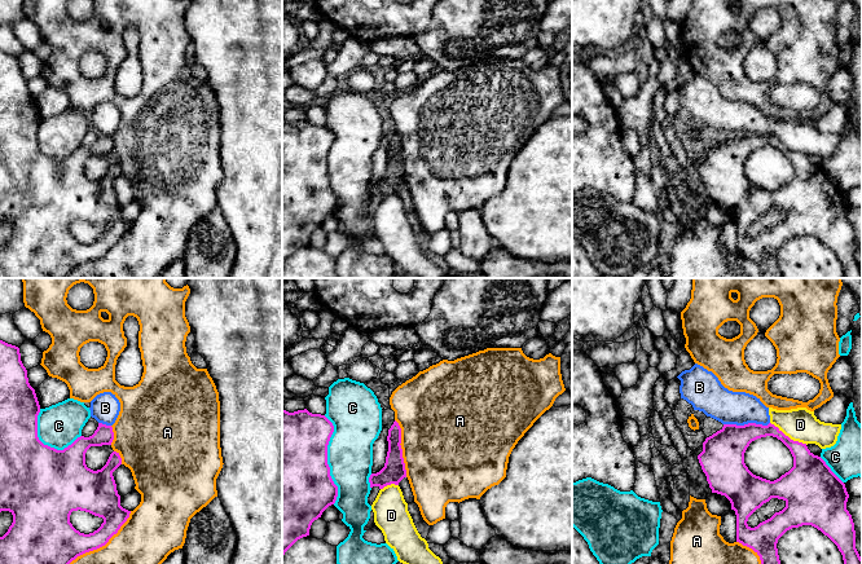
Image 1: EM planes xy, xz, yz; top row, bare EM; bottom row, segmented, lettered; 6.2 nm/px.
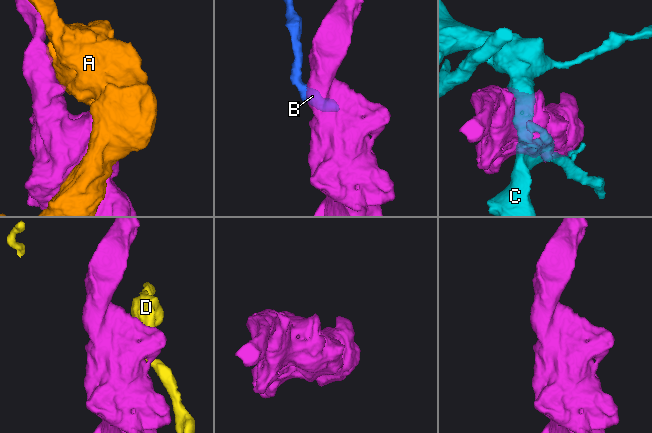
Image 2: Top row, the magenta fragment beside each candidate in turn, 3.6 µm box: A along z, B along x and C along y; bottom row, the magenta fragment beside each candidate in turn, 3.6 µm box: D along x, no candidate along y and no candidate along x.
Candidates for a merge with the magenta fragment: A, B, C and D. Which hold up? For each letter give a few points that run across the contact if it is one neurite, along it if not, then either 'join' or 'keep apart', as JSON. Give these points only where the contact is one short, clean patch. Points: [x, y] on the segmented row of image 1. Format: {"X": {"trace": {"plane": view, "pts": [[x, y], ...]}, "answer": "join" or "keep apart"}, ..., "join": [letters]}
{"A": {"answer": "keep apart"}, "B": {"trace": {"plane": "yz", "pts": [[769, 422], [766, 424], [724, 424]]}, "answer": "keep apart"}, "C": {"answer": "keep apart"}, "D": {"answer": "keep apart"}, "join": []}

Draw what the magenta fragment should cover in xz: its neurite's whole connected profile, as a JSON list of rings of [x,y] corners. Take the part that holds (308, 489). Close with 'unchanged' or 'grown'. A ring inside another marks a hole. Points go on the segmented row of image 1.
[[[282,409],[282,558],[337,501],[327,464],[333,432],[325,415]]]; unchanged

